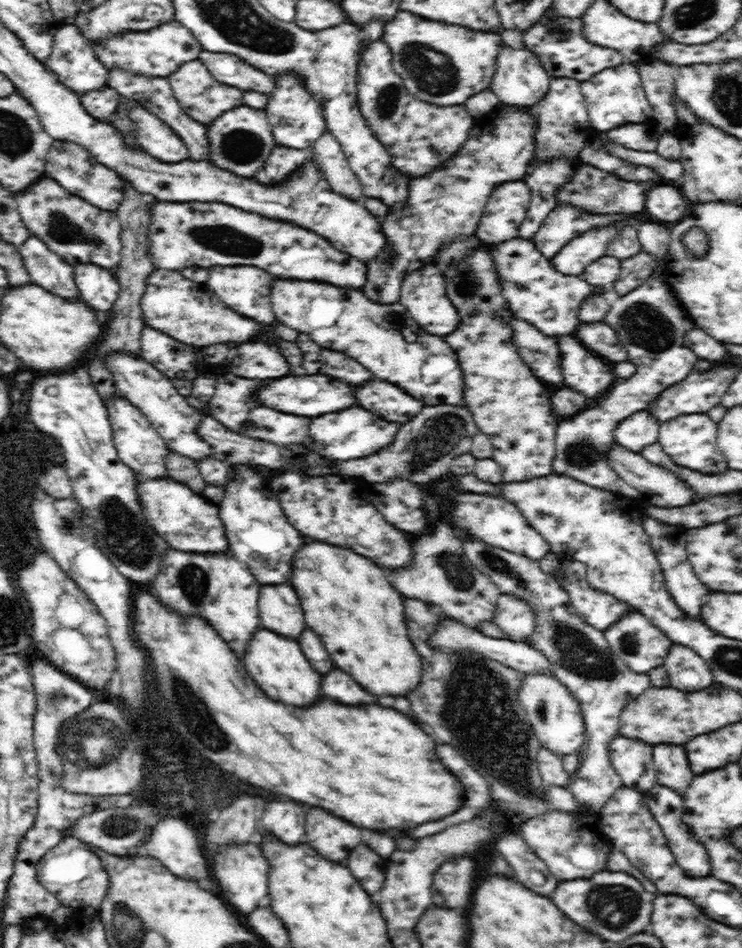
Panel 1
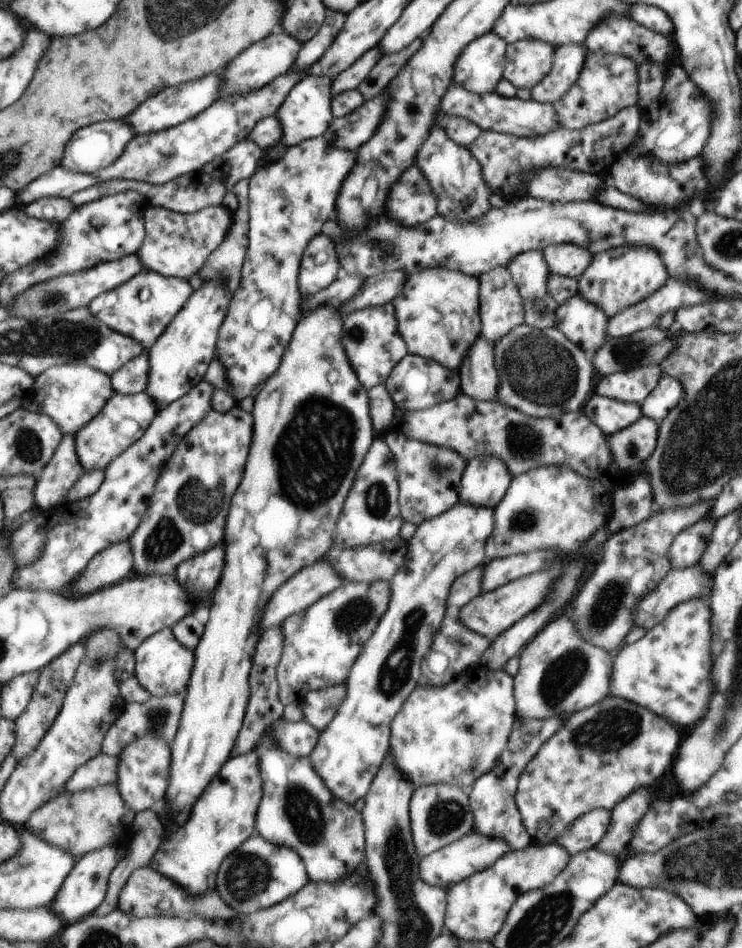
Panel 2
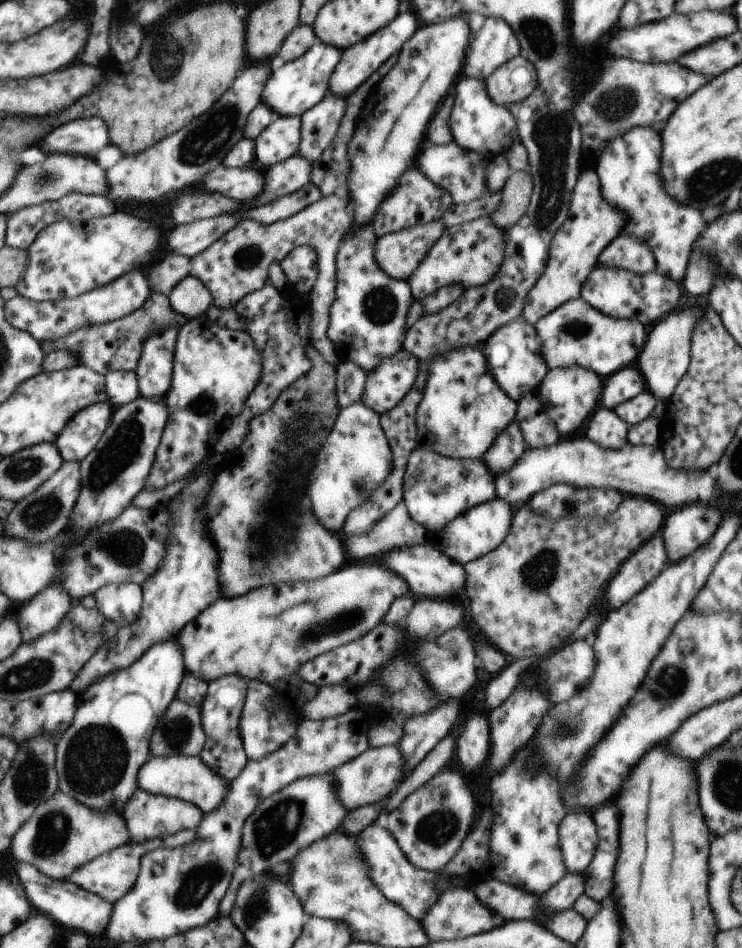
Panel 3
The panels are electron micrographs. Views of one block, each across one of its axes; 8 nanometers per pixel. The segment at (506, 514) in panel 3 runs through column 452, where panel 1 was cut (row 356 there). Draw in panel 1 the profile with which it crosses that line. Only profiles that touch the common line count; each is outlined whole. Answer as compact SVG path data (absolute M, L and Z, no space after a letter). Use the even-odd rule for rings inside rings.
M510 318L510 327L517 346L520 359L528 365L532 374L536 375L551 390L562 387L564 378L560 372L560 350L557 337L546 336L532 324L518 318Z

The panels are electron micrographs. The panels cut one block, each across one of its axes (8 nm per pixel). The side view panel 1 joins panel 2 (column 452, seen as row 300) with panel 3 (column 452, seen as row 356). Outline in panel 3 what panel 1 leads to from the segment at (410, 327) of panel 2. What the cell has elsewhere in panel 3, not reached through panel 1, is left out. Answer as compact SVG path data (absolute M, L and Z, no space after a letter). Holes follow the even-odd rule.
M464 346L446 354L432 358L432 368L428 364L426 385L416 412L417 438L422 446L444 456L480 458L494 444L498 432L516 419L516 402L493 380L480 347Z

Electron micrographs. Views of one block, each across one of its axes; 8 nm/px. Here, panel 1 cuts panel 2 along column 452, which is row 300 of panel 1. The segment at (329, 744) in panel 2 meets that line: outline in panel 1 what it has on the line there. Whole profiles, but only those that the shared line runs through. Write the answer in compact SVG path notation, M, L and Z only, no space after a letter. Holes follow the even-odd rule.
M516 237L491 245L491 259L499 278L502 278L504 299L510 305L515 318L532 324L546 336L557 337L562 334L574 335L580 320L580 302L590 294L603 294L612 297L611 288L592 286L589 282L558 272L531 240Z

